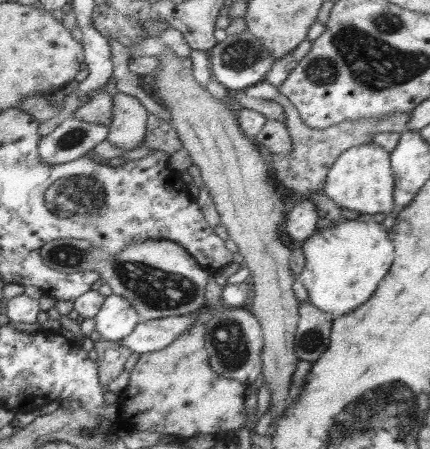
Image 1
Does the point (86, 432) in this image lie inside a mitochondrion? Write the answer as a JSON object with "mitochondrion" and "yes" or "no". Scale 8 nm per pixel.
{"mitochondrion":"yes"}

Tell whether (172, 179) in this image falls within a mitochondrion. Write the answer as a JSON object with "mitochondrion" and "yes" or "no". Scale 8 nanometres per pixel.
{"mitochondrion":"no"}

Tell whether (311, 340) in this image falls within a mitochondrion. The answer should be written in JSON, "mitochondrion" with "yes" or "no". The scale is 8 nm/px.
{"mitochondrion":"yes"}

